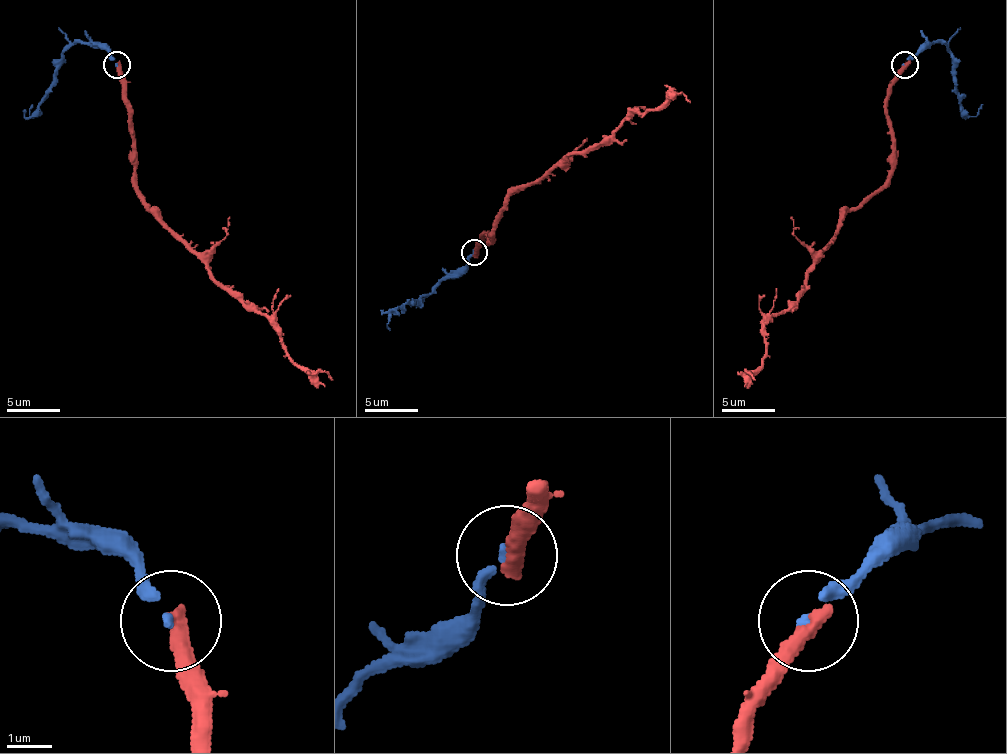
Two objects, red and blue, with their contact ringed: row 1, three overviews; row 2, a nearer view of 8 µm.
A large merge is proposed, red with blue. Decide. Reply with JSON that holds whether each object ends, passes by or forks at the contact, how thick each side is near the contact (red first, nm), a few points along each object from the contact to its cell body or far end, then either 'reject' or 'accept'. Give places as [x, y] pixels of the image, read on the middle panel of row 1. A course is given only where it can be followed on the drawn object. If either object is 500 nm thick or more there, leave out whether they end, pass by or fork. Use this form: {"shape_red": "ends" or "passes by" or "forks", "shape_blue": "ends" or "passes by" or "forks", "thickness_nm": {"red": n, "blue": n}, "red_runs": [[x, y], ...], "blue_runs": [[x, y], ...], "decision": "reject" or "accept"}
{"shape_red": "ends", "shape_blue": "ends", "thickness_nm": {"red": 400, "blue": 170}, "red_runs": [[473, 254], [516, 190], [598, 148], [632, 111], [675, 95], [690, 103]], "blue_runs": [[473, 251], [460, 270], [450, 272], [421, 299], [397, 309], [389, 323], [389, 331]], "decision": "reject"}

